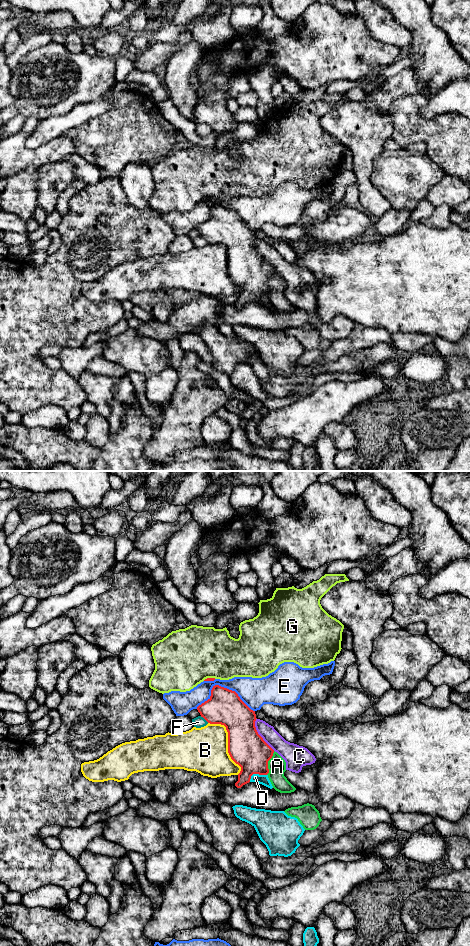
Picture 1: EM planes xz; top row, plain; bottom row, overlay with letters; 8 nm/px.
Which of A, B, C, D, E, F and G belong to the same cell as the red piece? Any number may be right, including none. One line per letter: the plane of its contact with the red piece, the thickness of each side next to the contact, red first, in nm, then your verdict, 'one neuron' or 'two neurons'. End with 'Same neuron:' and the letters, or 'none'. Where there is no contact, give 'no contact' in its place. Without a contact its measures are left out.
A: contact in xz; calibres 300 and 140 nm; two neurons
B: contact in xz; calibres 300 and 360 nm; two neurons
C: contact in xz; calibres 300 and 140 nm; two neurons
D: contact in xz; calibres 300 and 80 nm; one neuron
E: contact in xz; calibres 280 and 220 nm; two neurons
F: contact in xz; calibres 280 and 90 nm; two neurons
G: contact in xz; calibres 30 and 460 nm; two neurons
Same neuron: D

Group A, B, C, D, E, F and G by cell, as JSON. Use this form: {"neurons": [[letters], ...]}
{"neurons": [["A"], ["B"], ["C"], ["D"], ["E"], ["F"], ["G"]]}

